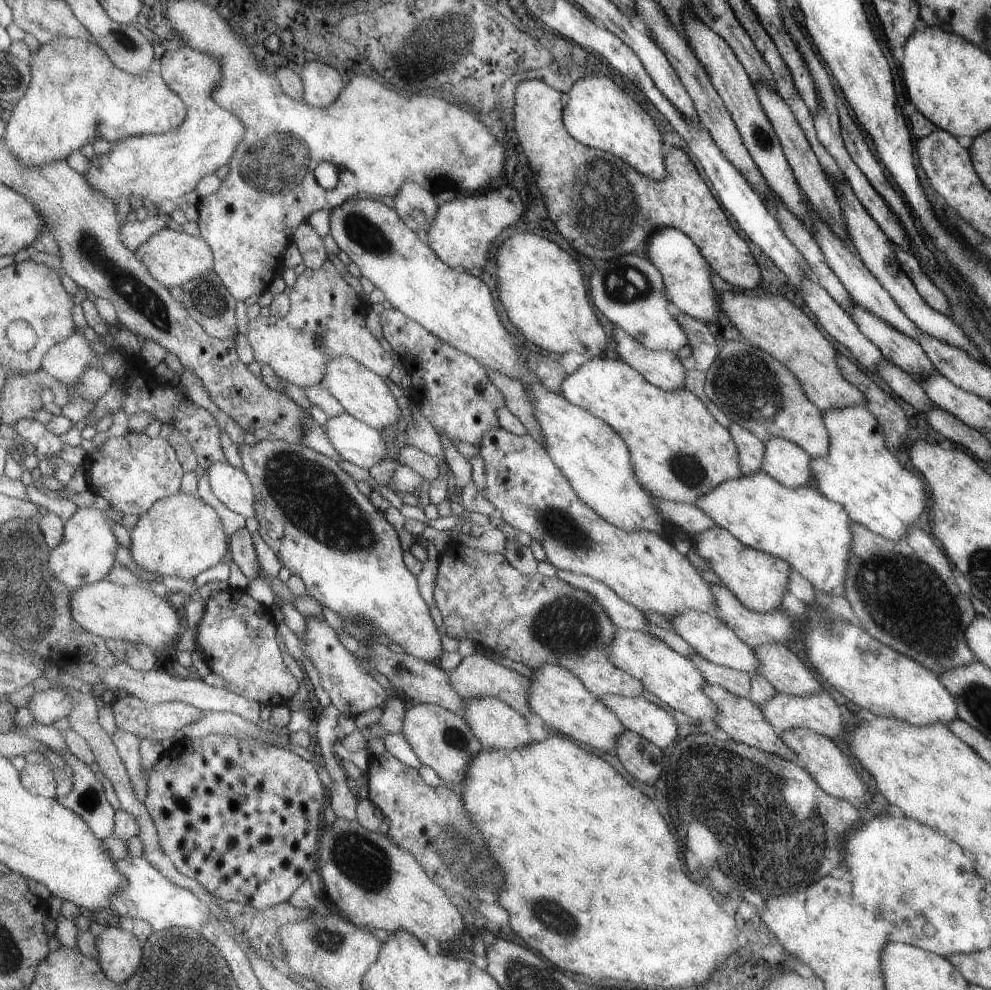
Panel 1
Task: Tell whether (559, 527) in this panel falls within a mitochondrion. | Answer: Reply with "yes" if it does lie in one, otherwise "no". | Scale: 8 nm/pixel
yes

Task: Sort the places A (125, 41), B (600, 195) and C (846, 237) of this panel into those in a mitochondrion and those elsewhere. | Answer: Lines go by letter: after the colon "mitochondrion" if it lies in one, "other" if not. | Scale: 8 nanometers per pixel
A: mitochondrion
B: mitochondrion
C: other

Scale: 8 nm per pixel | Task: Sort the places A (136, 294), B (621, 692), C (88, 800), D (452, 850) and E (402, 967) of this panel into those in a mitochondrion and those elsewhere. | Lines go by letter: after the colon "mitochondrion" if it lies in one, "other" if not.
A: mitochondrion
B: other
C: other
D: mitochondrion
E: other

